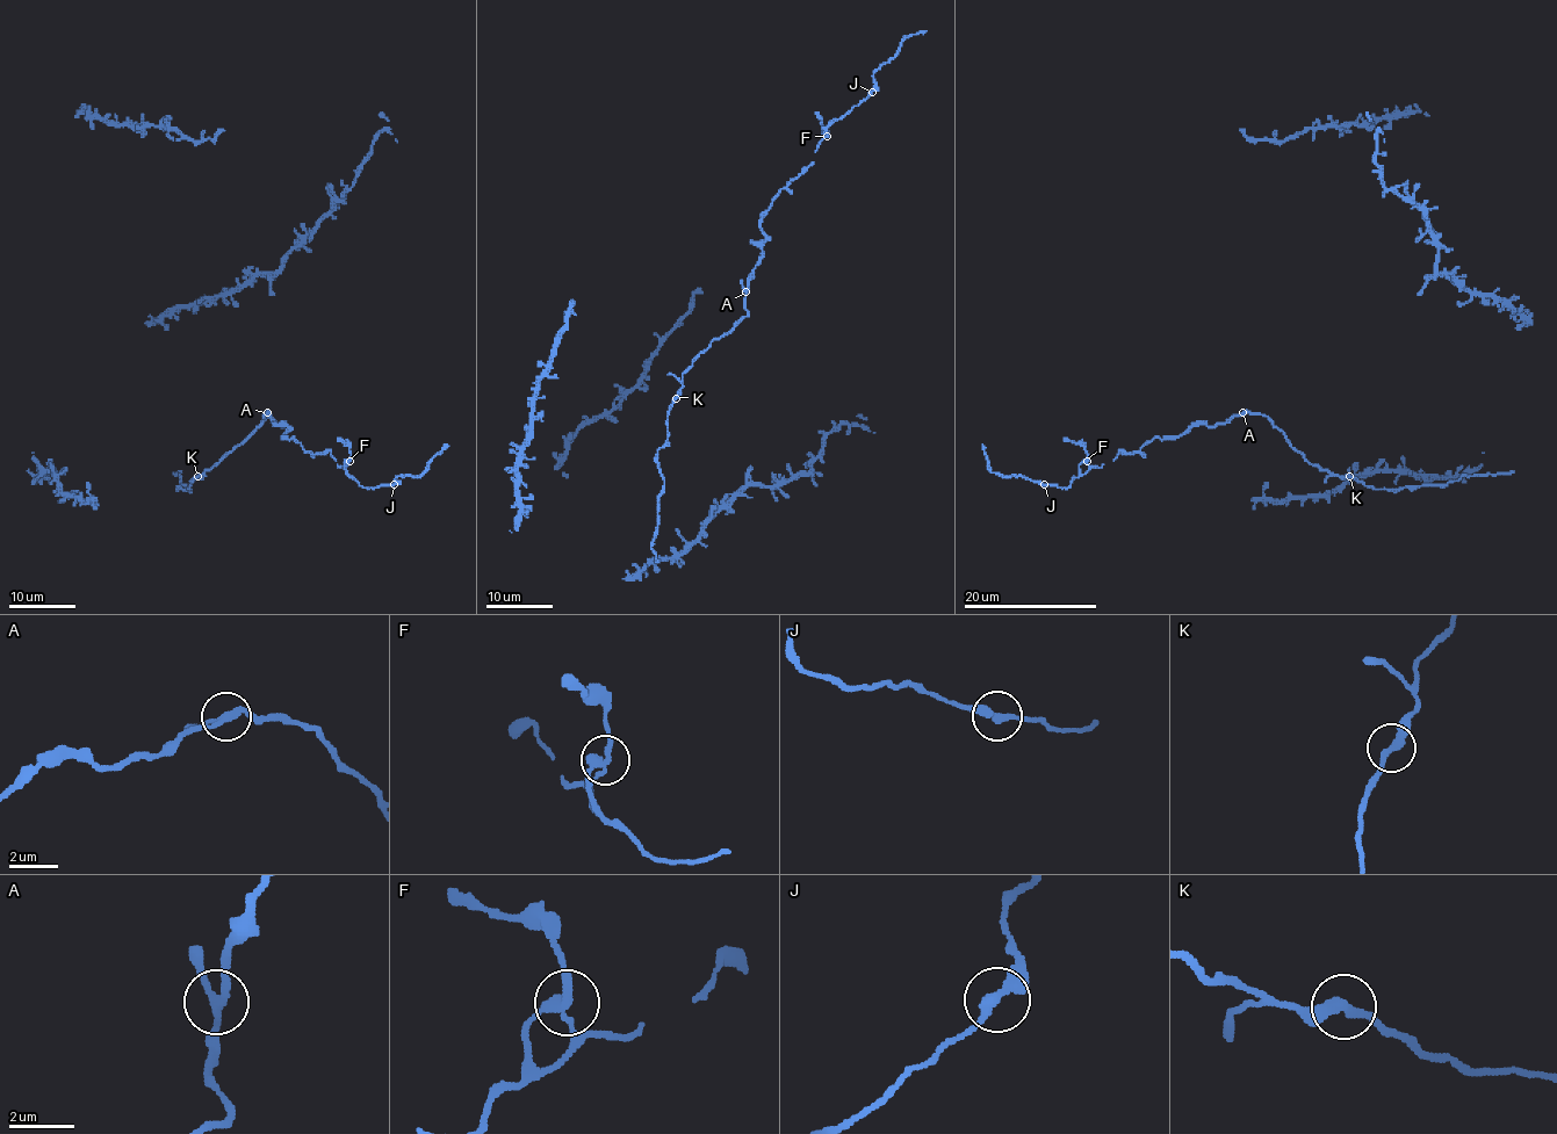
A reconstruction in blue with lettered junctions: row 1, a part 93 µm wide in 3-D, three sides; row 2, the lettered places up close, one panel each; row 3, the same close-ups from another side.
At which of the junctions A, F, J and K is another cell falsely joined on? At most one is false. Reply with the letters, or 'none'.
none

